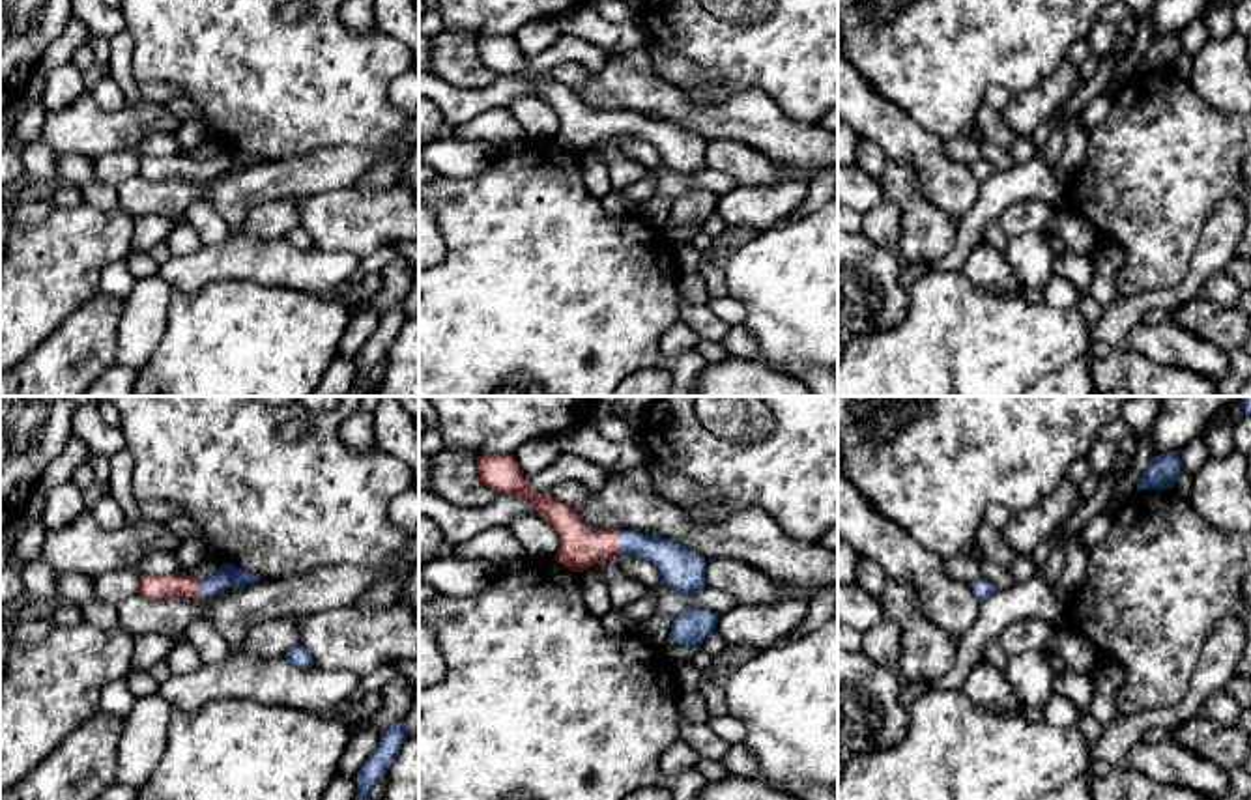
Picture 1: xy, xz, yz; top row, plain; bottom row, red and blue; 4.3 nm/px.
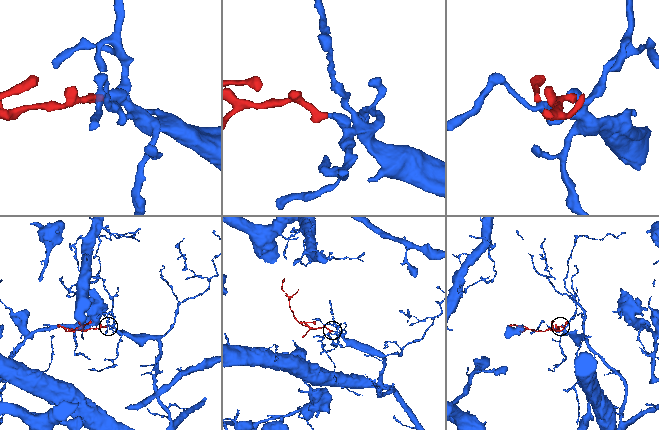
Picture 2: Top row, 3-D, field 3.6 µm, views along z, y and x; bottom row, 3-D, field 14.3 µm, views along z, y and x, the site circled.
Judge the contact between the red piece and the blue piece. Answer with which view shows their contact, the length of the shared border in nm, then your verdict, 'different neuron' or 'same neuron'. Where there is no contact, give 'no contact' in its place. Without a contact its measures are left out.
meets red in xz; contact 100 nm long; same neuron

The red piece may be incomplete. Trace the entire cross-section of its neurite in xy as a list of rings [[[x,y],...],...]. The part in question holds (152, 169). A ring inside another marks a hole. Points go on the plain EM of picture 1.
[[[223,144],[221,151],[206,161],[191,159],[181,153],[168,157],[140,157],[138,176],[146,181],[161,179],[209,179],[221,176],[226,170],[260,163],[256,157],[237,150],[230,144]]]

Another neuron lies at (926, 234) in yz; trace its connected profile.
[[[884,157],[879,185],[884,200],[898,204],[898,232],[903,264],[937,262],[956,247],[956,221],[929,202],[913,168]]]

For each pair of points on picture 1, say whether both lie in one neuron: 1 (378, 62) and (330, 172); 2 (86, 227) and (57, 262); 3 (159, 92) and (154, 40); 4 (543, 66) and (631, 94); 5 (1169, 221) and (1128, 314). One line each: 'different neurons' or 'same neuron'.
1: different neurons
2: same neuron
3: different neurons
4: different neurons
5: different neurons

